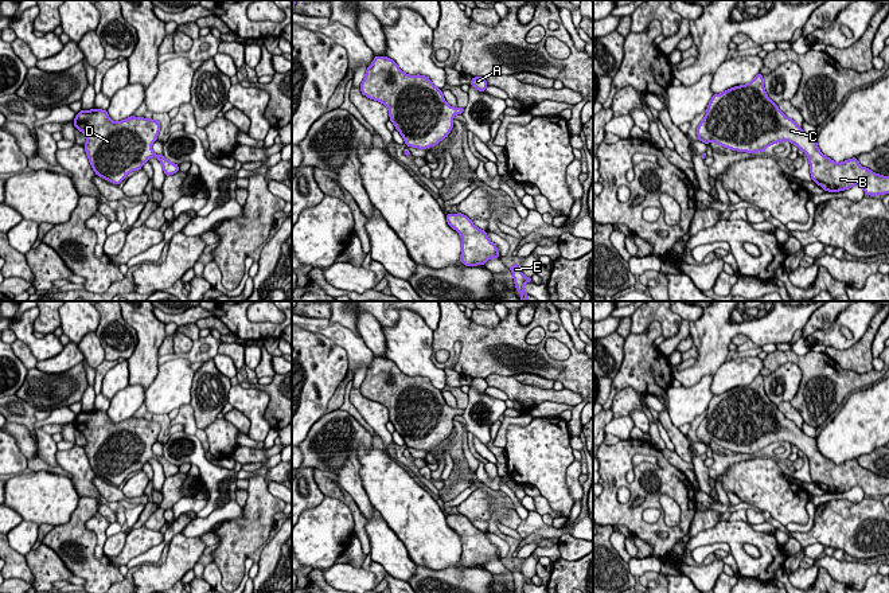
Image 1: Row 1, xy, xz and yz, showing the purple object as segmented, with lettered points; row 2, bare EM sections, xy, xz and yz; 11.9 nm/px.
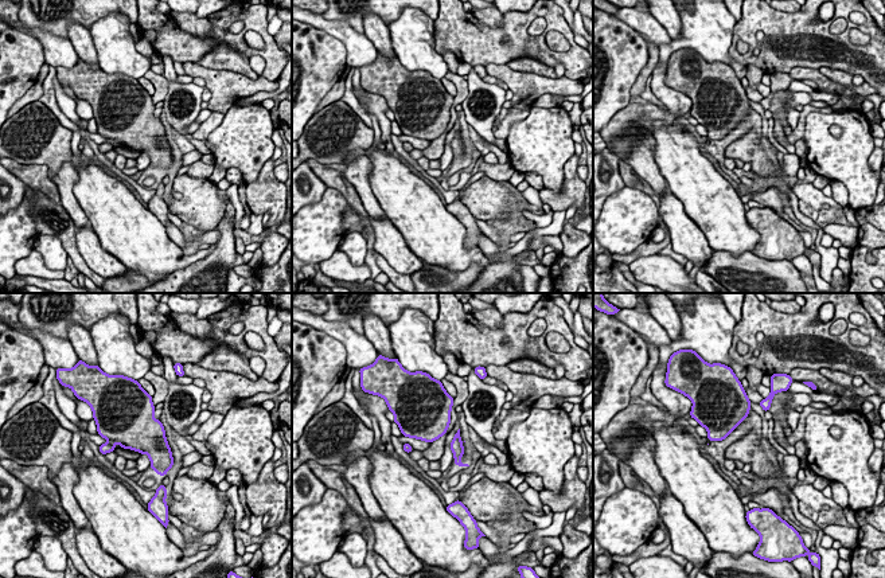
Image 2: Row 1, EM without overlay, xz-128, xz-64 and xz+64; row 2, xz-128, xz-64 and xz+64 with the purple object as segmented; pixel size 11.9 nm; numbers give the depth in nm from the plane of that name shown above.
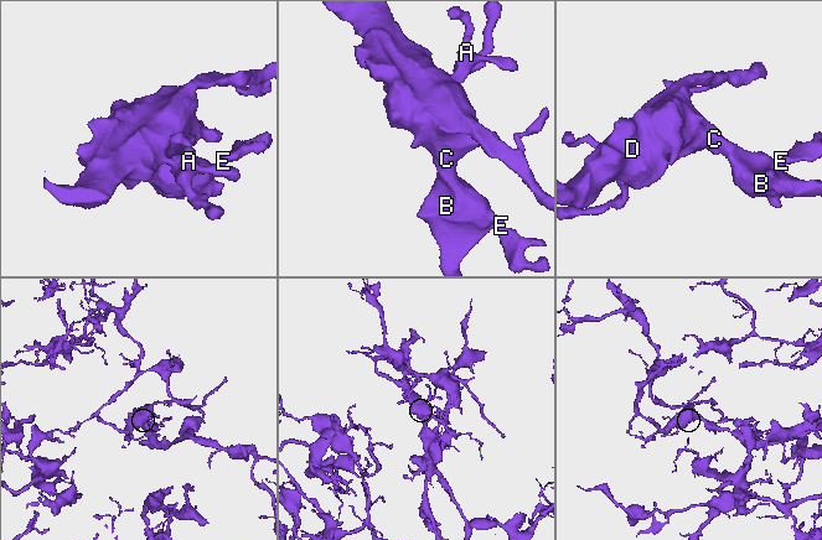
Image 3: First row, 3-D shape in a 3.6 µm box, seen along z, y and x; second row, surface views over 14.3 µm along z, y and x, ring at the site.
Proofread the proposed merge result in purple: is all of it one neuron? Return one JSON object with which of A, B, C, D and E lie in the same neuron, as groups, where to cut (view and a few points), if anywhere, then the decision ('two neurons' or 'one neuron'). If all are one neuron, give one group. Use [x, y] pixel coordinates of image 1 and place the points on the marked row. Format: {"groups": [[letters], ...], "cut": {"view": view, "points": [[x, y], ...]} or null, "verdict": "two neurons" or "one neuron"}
{"groups": [["A", "B", "C", "D", "E"]], "cut": null, "verdict": "one neuron"}

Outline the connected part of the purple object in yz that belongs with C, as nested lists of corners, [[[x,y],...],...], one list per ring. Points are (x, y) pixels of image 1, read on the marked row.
[[[757,74],[746,85],[734,86],[721,94],[714,94],[706,109],[706,116],[697,128],[697,136],[698,140],[705,144],[710,144],[713,140],[724,148],[748,152],[750,155],[764,152],[772,144],[789,141],[807,155],[811,179],[824,191],[839,192],[853,186],[861,186],[865,194],[870,196],[889,194],[889,176],[878,175],[862,167],[857,157],[835,163],[824,156],[818,148],[816,137],[804,133],[792,118],[788,118],[777,105],[771,101],[764,89],[763,74]]]

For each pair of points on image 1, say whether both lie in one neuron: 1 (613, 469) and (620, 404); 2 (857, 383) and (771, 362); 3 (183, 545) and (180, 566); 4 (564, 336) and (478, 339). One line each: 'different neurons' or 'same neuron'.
1: different neurons
2: same neuron
3: same neuron
4: same neuron

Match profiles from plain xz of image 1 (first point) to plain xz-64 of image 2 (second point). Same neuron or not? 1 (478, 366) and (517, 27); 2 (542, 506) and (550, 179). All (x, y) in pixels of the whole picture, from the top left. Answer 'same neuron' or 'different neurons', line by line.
1: same neuron
2: different neurons

